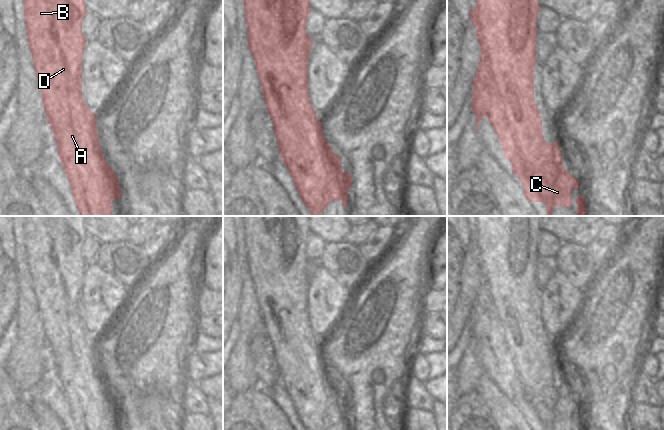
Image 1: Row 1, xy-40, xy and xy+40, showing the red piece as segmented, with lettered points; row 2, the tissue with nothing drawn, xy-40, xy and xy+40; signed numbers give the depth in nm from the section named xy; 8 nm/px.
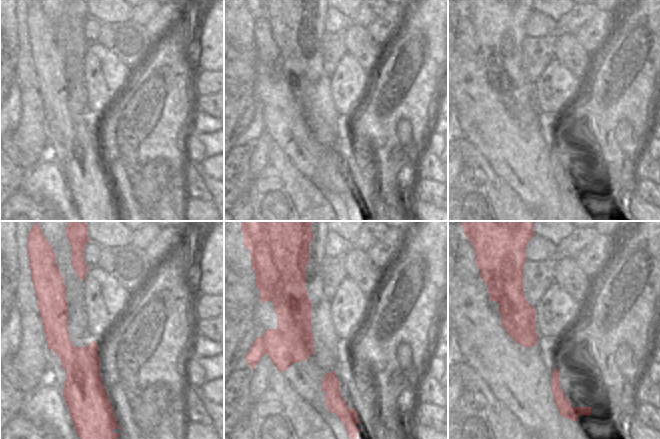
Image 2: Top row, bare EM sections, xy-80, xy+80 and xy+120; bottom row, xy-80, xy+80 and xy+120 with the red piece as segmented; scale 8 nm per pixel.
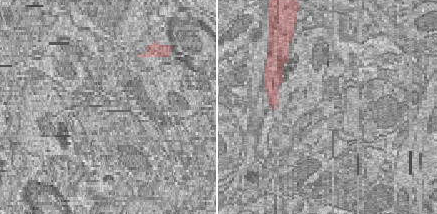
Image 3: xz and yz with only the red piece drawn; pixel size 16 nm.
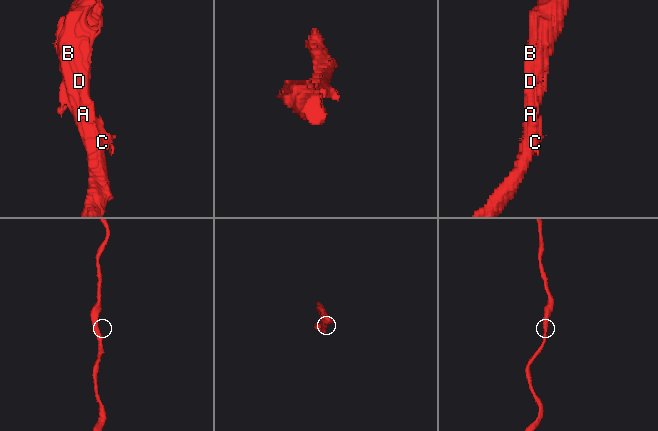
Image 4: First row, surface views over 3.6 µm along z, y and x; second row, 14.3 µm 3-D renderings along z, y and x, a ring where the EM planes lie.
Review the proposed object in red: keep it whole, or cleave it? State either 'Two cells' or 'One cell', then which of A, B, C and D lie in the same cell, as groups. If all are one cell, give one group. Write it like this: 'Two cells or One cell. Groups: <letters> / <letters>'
One cell. Groups: A B C D

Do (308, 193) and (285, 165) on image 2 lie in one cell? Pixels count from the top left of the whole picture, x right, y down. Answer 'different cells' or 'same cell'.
same cell

